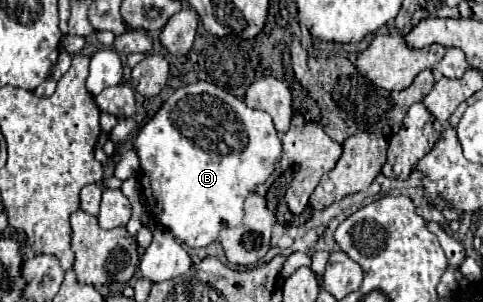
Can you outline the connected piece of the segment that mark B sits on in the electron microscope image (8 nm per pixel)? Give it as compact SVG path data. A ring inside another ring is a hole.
M196 82L196 84L188 84L184 88L178 88L162 106L160 110L140 128L138 136L136 136L136 142L134 142L134 148L136 148L136 154L140 158L140 186L142 186L142 194L146 198L146 204L148 204L148 212L152 214L152 218L162 224L166 230L170 230L174 234L174 238L182 240L186 246L190 248L204 248L208 244L212 244L216 238L218 238L218 232L222 228L232 228L232 226L238 226L240 220L242 220L242 206L244 206L244 200L250 192L256 190L258 184L266 182L268 176L274 172L276 164L280 162L282 158L282 144L280 144L280 138L278 138L278 132L274 128L274 122L272 118L262 112L262 110L254 110L254 108L248 108L242 100L238 100L236 96L228 94L226 90L214 86L214 84L208 84L208 82Z

